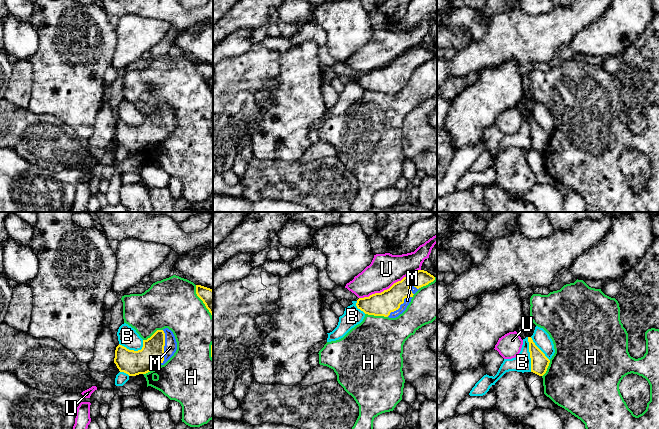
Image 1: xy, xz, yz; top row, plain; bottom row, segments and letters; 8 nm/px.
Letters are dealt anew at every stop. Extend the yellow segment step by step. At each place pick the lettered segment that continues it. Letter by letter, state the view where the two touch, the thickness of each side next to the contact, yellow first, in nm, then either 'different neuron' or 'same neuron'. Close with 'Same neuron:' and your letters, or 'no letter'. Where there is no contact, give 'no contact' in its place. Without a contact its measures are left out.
B: contact in yz; calibres 140 and 140 nm; different neuron
H: contact in xz; calibres 190 and 440 nm; different neuron
M: contact in xy; calibres 200 and 100 nm; same neuron
U: contact in xz; calibres 190 and 260 nm; different neuron
Same neuron: M

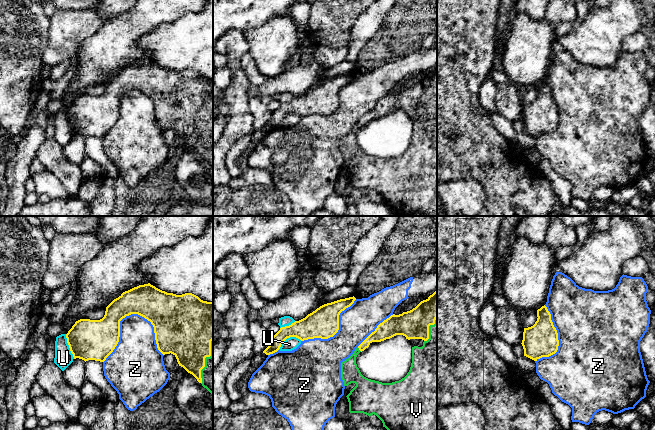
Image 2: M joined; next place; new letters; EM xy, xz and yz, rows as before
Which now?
U: contact in xz; calibres 200 and 100 nm; different neuron
V: contact in xy; calibres 400 and 180 nm; same neuron
Z: contact in xy; calibres 320 and 340 nm; different neuron
Same neuron: V

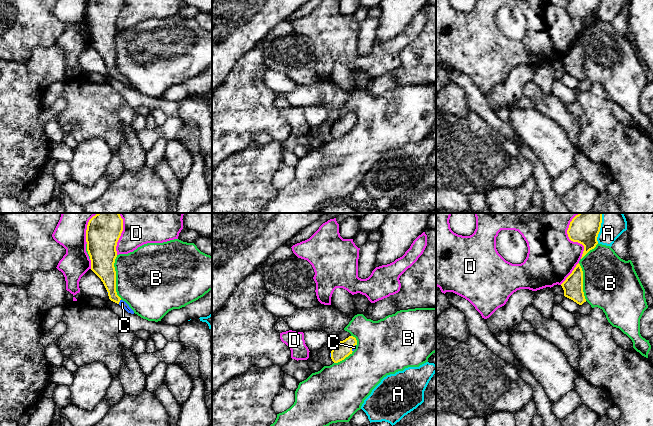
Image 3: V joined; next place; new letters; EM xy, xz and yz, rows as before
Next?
A: contact in yz; calibres 240 and 200 nm; different neuron
B: contact in xy; calibres 220 and 500 nm; different neuron
C: contact in xy; calibres 140 and 50 nm; same neuron
D: contact in yz; calibres 240 and 420 nm; different neuron
Same neuron: C

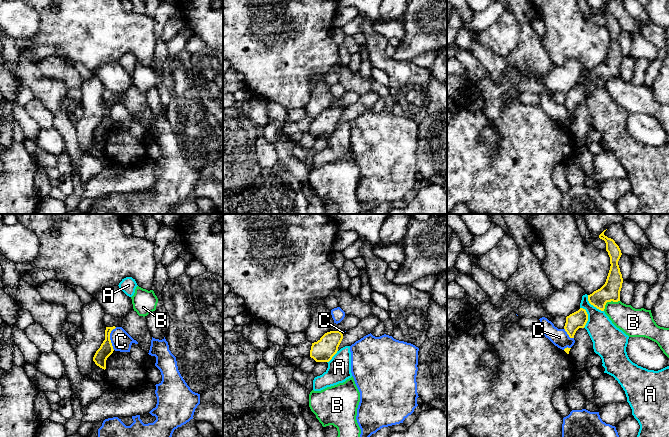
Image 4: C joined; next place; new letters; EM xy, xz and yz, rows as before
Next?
A: contact in yz; calibres 140 and 240 nm; different neuron
B: contact in yz; calibres 160 and 220 nm; different neuron
C: contact in xy; calibres 110 and 160 nm; different neuron
Same neuron: no letter

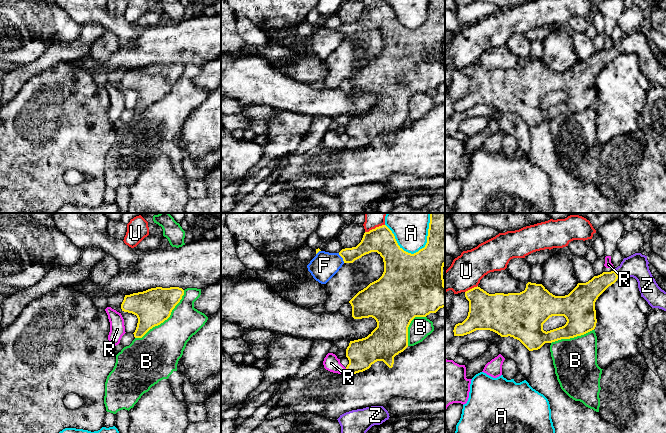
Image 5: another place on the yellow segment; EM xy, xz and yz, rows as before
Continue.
A: contact in xz; calibres 460 and 320 nm; different neuron
B: contact in xy; calibres 300 and 340 nm; different neuron
F: contact in xz; calibres 140 and 220 nm; different neuron
R: contact in xz; calibres 240 and 130 nm; different neuron
U: contact in yz; calibres 300 and 260 nm; different neuron
Z: contact in yz; calibres 160 and 190 nm; same neuron
Same neuron: Z

